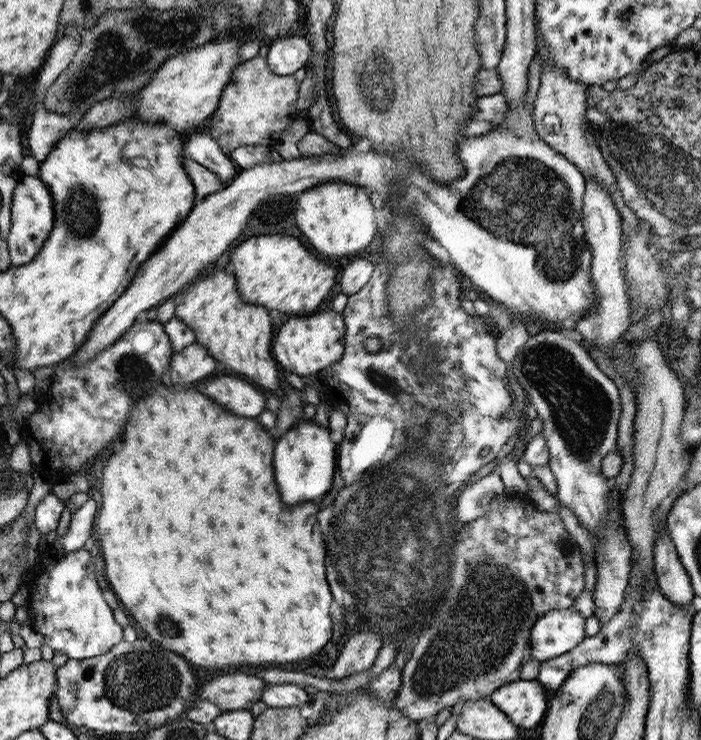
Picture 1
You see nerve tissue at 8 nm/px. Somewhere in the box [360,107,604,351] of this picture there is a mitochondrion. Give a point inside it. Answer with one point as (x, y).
(519, 194)

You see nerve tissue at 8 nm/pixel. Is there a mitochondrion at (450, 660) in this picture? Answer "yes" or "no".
yes

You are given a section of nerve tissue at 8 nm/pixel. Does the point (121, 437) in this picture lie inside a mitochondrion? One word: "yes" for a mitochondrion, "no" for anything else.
no

